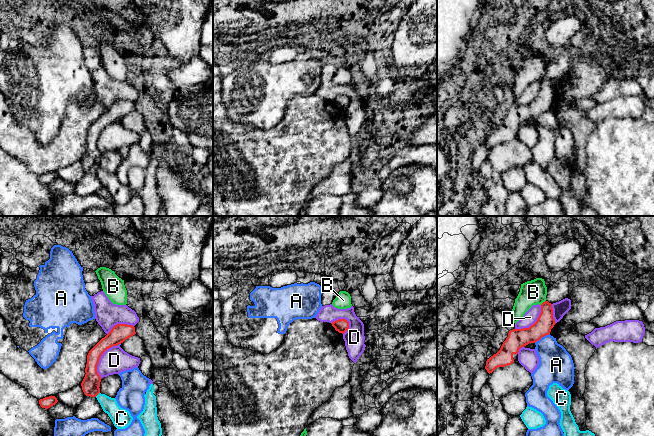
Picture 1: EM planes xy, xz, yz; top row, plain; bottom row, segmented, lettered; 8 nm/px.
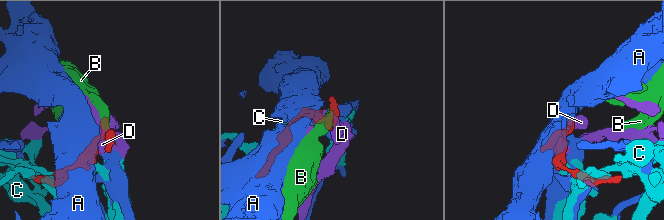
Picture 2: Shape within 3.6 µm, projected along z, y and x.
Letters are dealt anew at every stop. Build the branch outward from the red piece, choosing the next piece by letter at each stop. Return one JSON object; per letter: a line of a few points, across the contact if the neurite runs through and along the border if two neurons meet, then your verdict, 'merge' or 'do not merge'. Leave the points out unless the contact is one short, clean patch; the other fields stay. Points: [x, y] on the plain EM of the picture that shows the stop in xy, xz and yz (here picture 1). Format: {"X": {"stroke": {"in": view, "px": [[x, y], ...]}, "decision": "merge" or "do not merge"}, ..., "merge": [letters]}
{"A": {"decision": "do not merge"}, "B": {"stroke": {"in": "yz", "px": [[545, 76], [540, 80]]}, "decision": "do not merge"}, "C": {"decision": "do not merge"}, "D": {"decision": "do not merge"}, "merge": []}

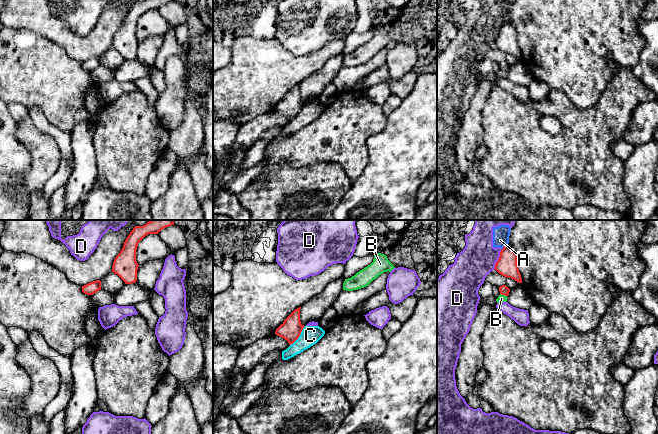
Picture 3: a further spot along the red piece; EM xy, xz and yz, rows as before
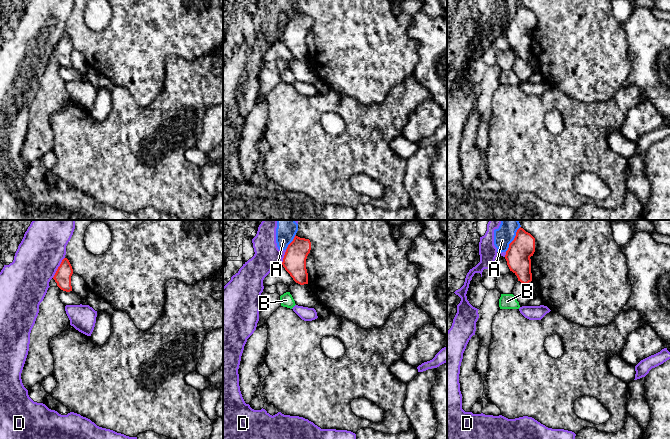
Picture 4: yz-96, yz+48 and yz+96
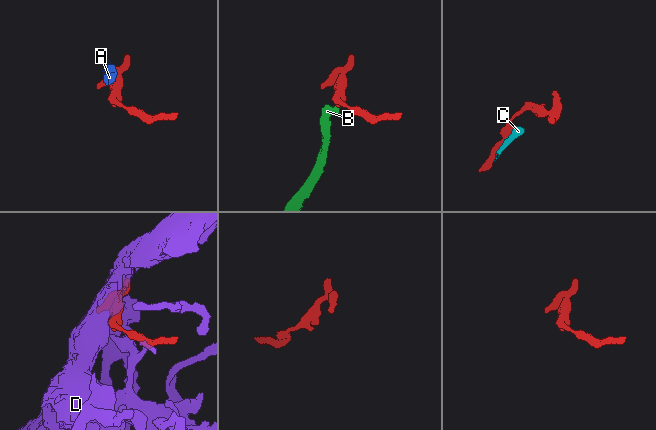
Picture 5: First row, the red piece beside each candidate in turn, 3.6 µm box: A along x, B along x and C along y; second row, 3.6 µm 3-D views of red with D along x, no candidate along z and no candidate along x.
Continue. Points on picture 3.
{"A": {"stroke": {"in": "yz", "px": [[507, 19], [502, 25]]}, "decision": "do not merge"}, "B": {"stroke": {"in": "yz", "px": [[504, 66], [503, 70], [501, 74]]}, "decision": "merge"}, "C": {"decision": "do not merge"}, "D": {"decision": "do not merge"}, "merge": ["B"]}

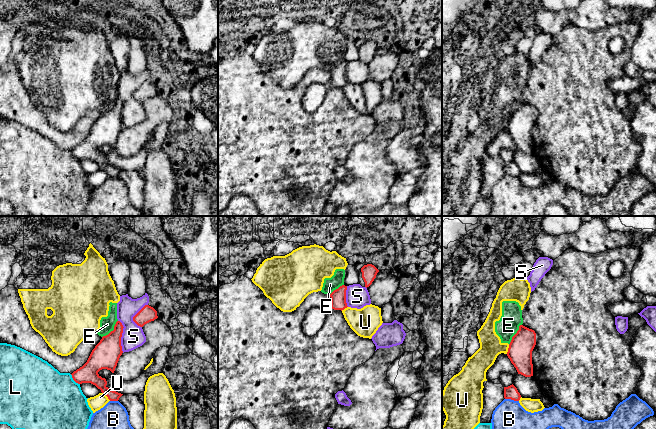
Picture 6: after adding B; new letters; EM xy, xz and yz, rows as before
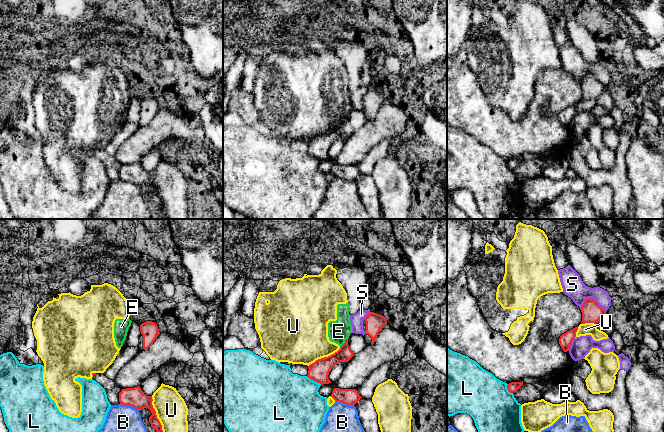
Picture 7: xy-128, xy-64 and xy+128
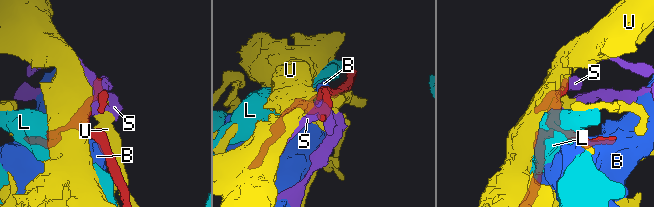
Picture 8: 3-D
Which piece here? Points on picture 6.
{"B": {"decision": "do not merge"}, "E": {"stroke": {"in": "xy", "px": [[117, 96], [114, 104], [102, 113]]}, "decision": "do not merge"}, "L": {"decision": "do not merge"}, "S": {"decision": "do not merge"}, "U": {"decision": "do not merge"}, "merge": []}

